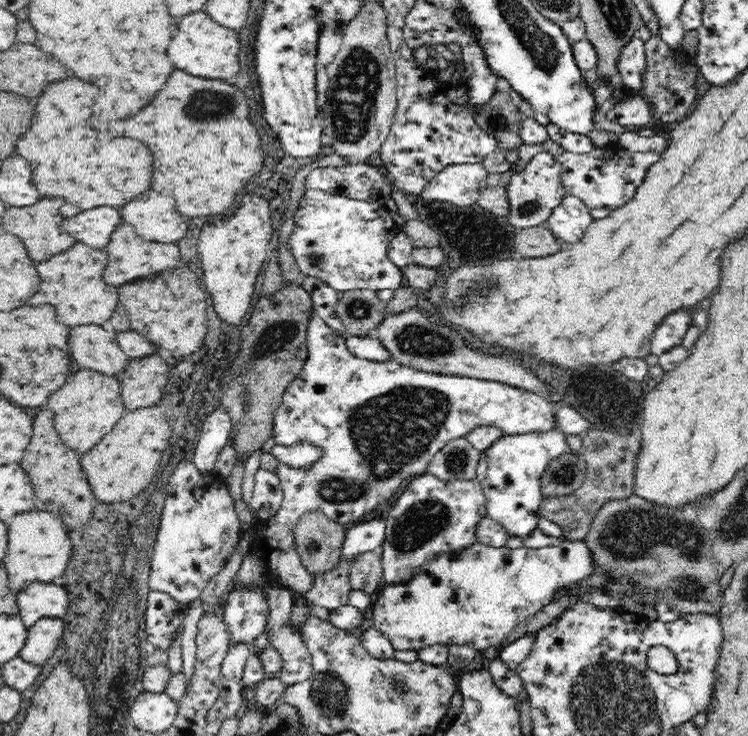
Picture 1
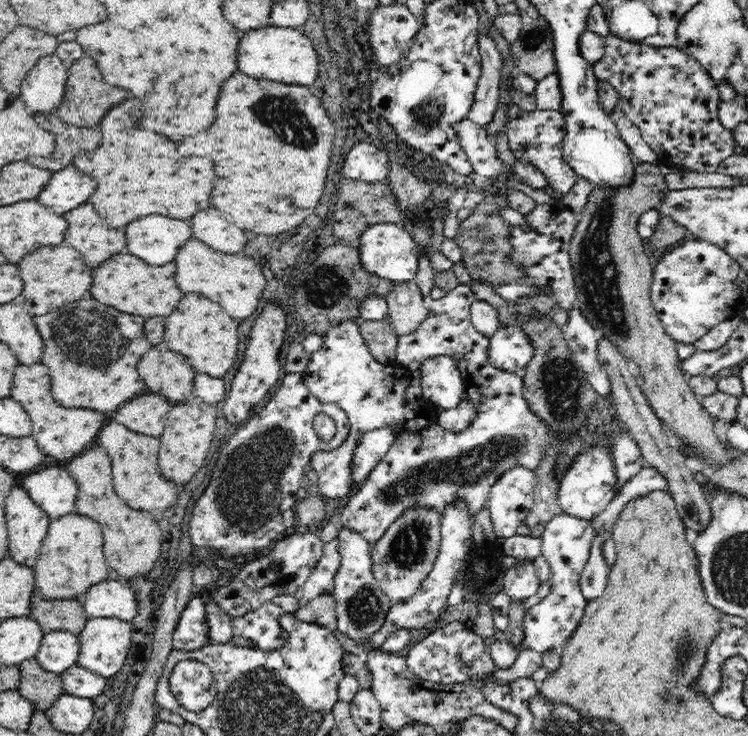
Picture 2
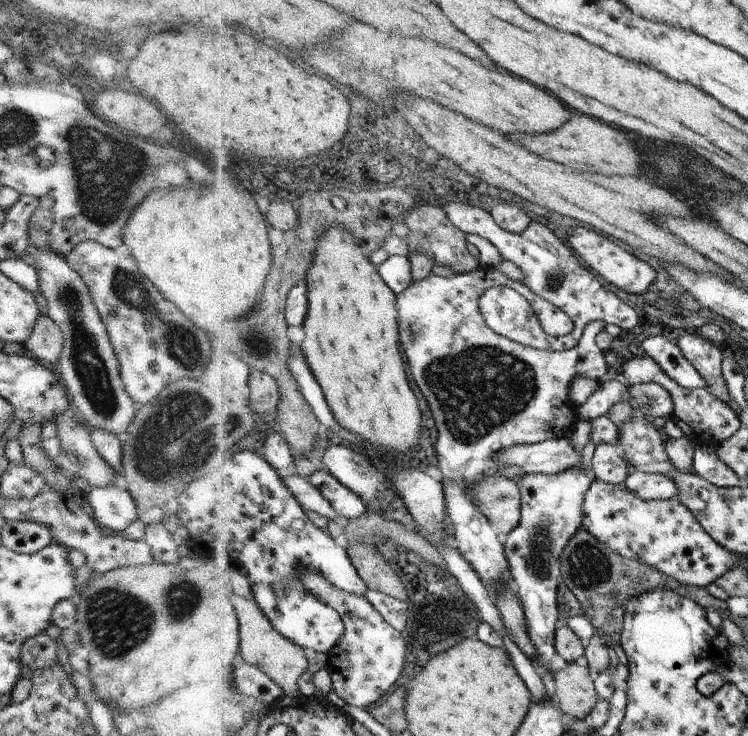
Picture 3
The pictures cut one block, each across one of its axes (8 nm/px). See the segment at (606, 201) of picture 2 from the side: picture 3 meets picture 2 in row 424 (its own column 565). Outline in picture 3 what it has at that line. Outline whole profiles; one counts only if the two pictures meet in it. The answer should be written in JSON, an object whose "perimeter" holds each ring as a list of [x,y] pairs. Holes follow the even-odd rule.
{"perimeter":[[[574,662],[554,676],[556,681],[555,697],[563,713],[573,716],[574,719],[586,719],[595,709],[599,694],[594,690],[592,678],[588,668],[576,666]]]}

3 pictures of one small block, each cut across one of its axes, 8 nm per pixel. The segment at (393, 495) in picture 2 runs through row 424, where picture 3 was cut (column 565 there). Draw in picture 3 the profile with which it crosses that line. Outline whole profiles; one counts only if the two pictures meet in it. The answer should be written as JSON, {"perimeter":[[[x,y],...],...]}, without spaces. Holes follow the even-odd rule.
{"perimeter":[[[578,466],[554,475],[524,473],[523,479],[517,484],[521,496],[521,520],[503,538],[512,588],[523,606],[526,632],[534,646],[531,661],[540,672],[540,678],[553,676],[552,656],[558,652],[554,650],[554,632],[557,632],[558,624],[556,592],[562,569],[562,555],[564,548],[583,527],[583,504],[586,502],[590,482],[593,482],[592,478]]]}

